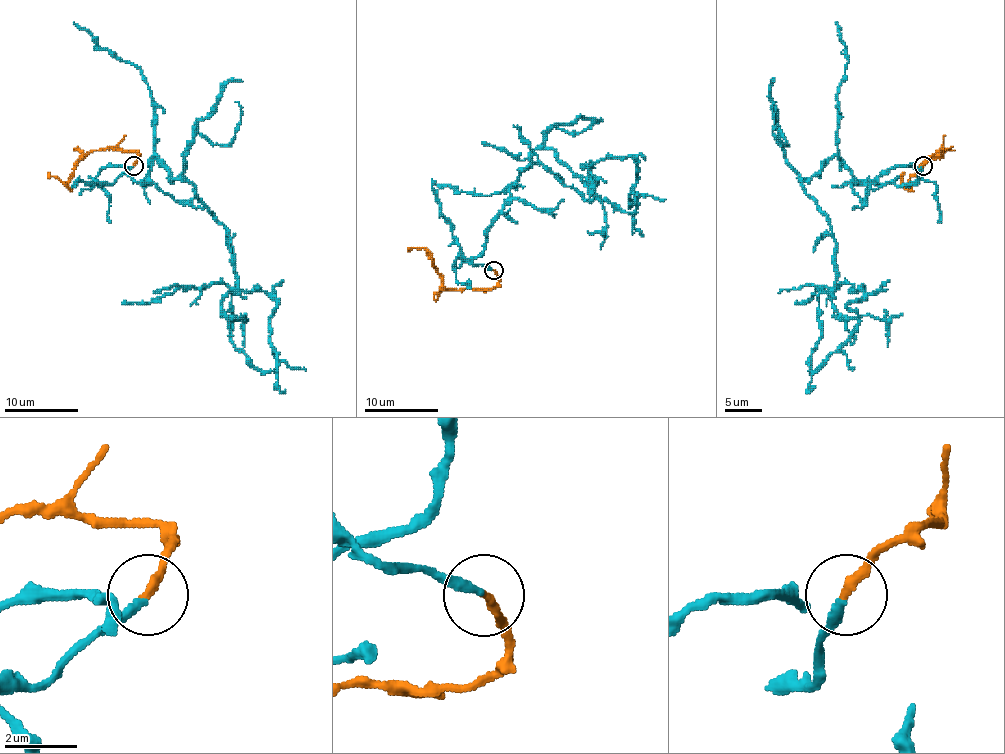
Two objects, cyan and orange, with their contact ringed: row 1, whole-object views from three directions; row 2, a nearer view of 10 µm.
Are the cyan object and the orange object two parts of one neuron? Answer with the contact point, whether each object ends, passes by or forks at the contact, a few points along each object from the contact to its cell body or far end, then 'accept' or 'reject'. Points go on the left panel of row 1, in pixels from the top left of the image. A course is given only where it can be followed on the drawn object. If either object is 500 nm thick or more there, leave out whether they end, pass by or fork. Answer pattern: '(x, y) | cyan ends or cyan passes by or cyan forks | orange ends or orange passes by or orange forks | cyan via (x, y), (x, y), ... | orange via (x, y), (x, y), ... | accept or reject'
(133, 165) | cyan ends | orange ends | cyan via (133, 167), (96, 182), (155, 156), (224, 226), (231, 339), (276, 369), (265, 293), (122, 304) | orange via (133, 165), (138, 156), (131, 150), (90, 150), (77, 161), (66, 185), (48, 172) | accept

